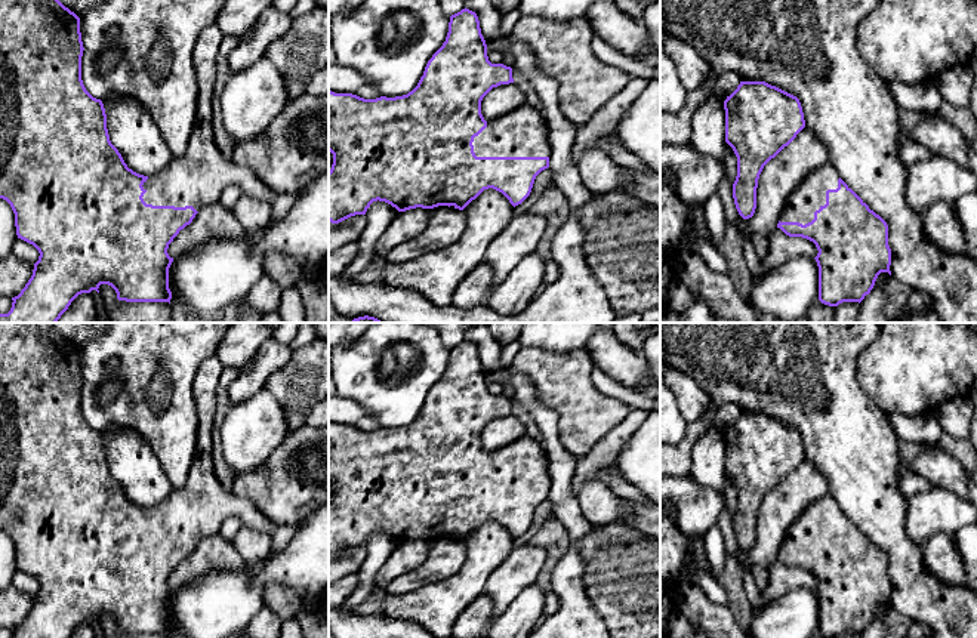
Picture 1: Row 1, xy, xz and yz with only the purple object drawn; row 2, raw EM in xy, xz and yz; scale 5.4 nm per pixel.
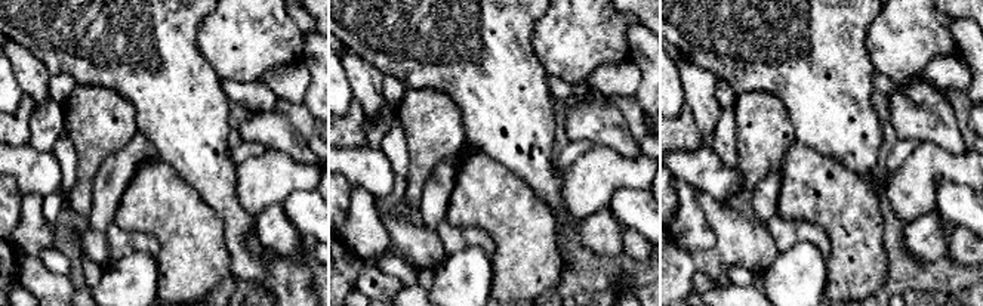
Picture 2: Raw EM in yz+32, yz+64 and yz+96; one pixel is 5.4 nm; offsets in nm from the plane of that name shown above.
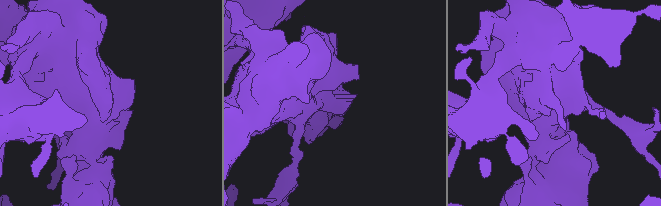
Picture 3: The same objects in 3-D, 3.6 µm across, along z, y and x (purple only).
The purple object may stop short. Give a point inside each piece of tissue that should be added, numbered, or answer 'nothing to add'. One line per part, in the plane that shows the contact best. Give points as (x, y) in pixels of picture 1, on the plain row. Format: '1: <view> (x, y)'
1: xz (524, 464)

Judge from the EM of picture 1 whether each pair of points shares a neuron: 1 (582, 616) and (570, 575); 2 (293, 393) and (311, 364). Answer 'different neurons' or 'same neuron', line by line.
1: same neuron
2: same neuron

